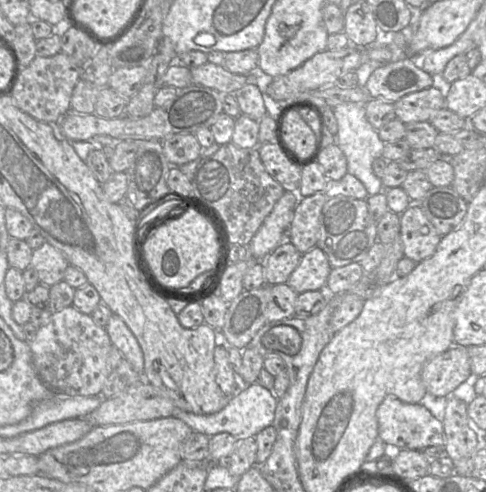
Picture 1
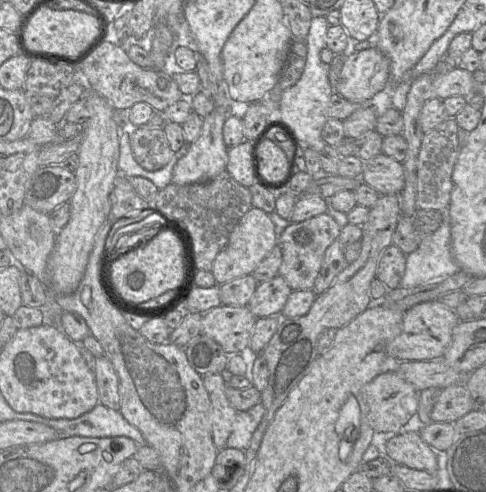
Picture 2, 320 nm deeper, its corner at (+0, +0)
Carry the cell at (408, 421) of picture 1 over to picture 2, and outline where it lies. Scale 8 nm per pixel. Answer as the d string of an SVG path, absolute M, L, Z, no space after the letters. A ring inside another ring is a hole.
M407 432L391 438L387 443L387 454L396 463L408 468L436 473L437 456L417 432Z

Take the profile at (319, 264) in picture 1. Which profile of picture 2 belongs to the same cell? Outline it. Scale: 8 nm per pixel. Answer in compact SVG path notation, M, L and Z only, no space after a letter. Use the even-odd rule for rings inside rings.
M277 275L259 283L246 306L256 318L279 315L291 293L286 280Z

